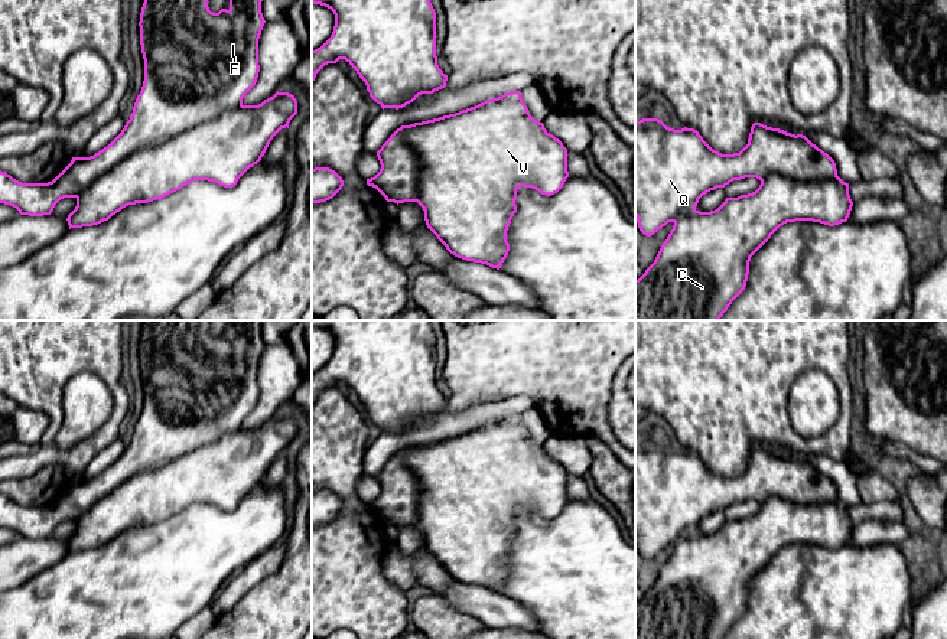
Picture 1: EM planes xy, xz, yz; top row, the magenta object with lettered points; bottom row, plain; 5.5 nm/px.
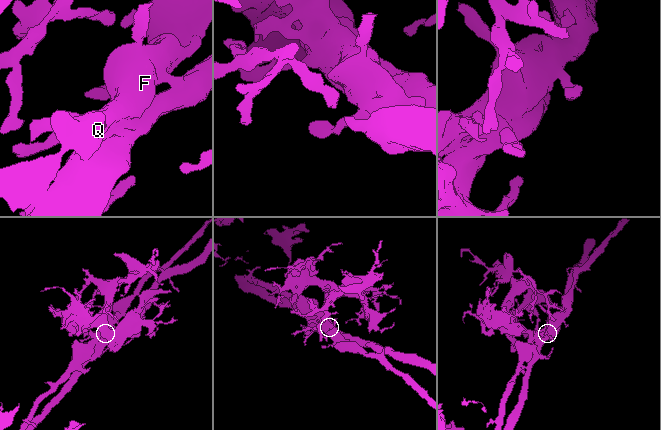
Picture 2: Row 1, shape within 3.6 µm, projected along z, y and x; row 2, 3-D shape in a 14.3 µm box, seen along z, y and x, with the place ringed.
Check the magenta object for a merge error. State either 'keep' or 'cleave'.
cleave

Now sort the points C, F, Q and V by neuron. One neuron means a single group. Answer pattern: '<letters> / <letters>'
C V / F Q

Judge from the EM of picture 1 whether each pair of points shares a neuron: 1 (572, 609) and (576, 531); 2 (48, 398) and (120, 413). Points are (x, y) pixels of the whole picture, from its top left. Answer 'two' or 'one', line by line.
1: one
2: one

